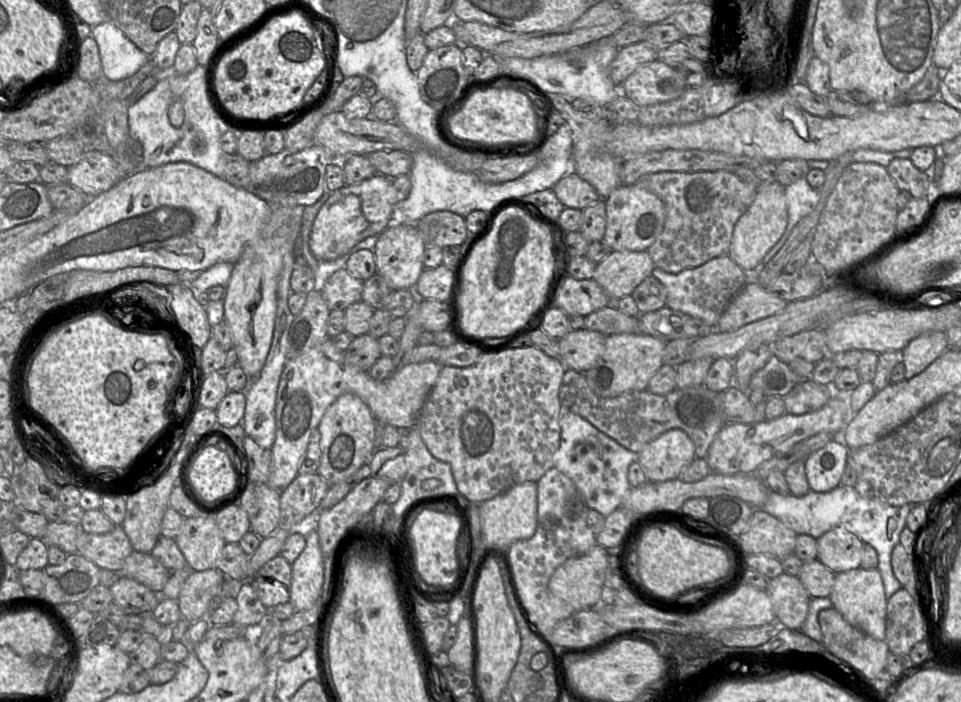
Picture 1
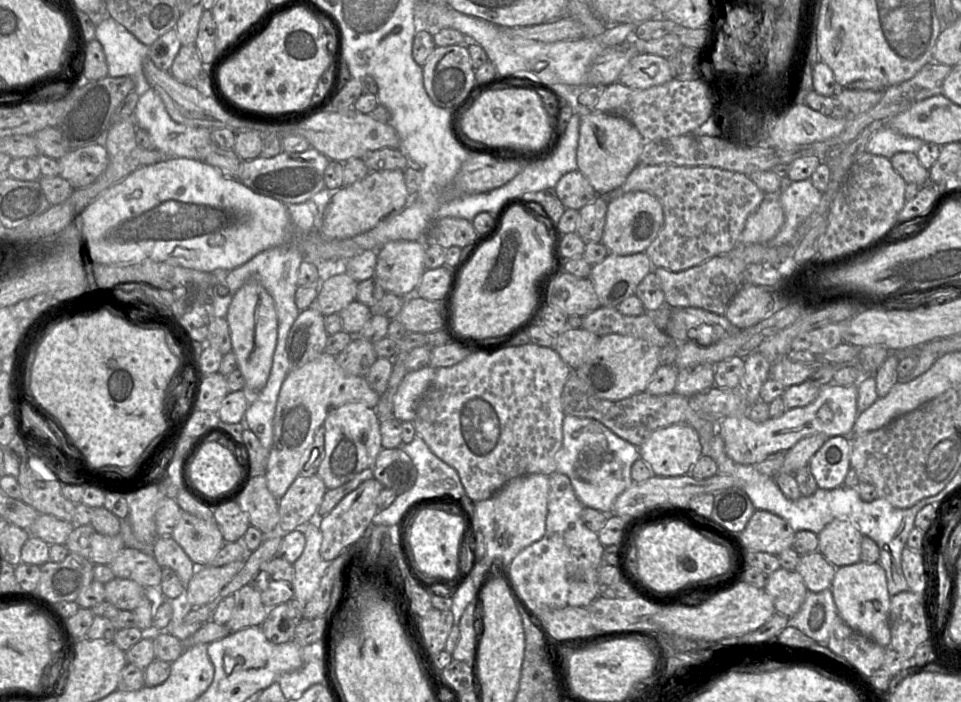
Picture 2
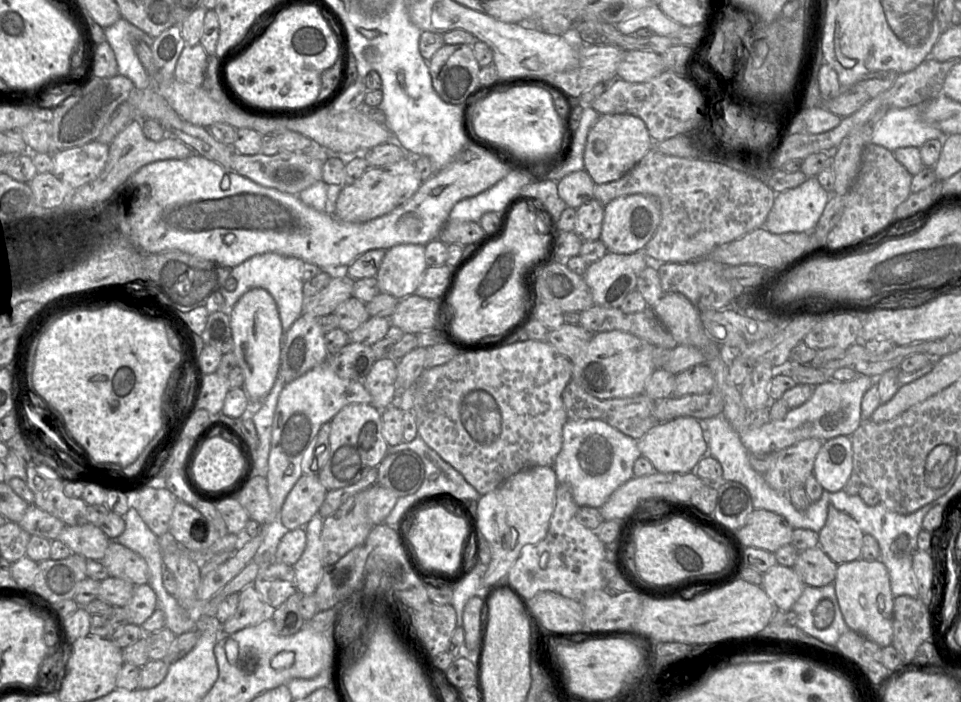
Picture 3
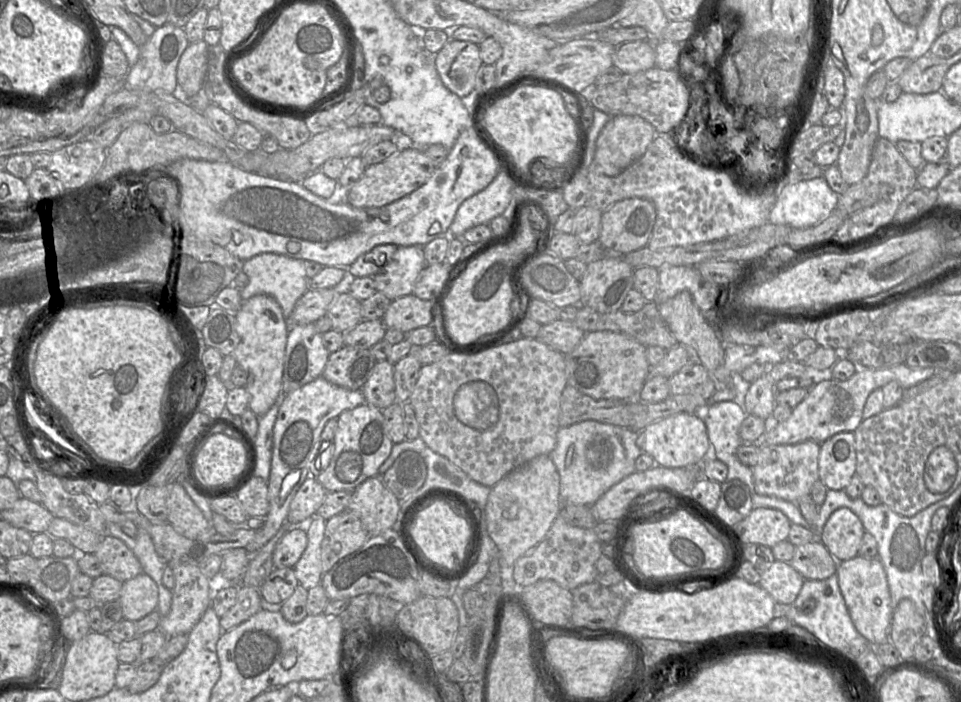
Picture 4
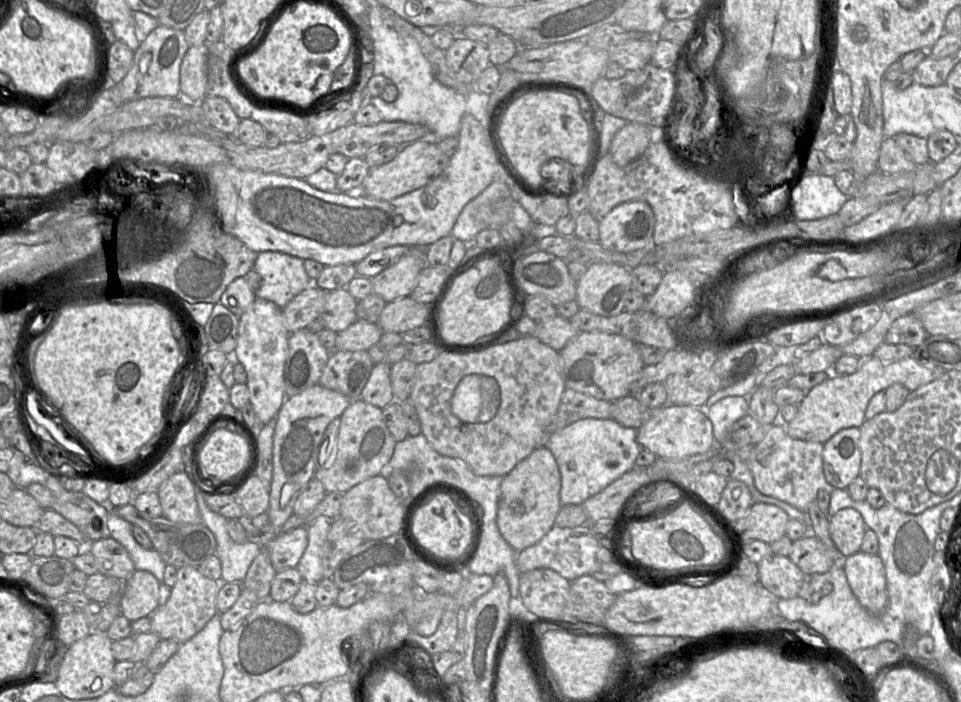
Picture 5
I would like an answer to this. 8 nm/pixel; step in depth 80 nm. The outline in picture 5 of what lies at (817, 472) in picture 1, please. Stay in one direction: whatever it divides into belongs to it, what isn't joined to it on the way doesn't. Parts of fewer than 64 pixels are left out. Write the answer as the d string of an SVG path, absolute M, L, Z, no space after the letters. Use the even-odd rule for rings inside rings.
M845 428L834 434L823 445L823 472L827 483L846 489L860 475L860 429Z

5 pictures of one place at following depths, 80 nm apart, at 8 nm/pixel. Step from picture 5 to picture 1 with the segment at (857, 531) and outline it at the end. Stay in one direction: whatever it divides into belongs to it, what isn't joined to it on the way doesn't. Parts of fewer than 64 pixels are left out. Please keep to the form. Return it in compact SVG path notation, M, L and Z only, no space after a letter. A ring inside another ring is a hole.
M837 526L817 539L817 559L839 574L860 567L862 547L861 539L845 527Z

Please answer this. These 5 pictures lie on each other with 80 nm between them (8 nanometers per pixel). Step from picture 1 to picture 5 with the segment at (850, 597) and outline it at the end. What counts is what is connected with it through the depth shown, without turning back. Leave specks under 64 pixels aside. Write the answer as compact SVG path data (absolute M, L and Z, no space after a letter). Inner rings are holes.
M859 551L845 559L844 572L860 604L872 614L882 614L887 606L887 585L880 556Z

